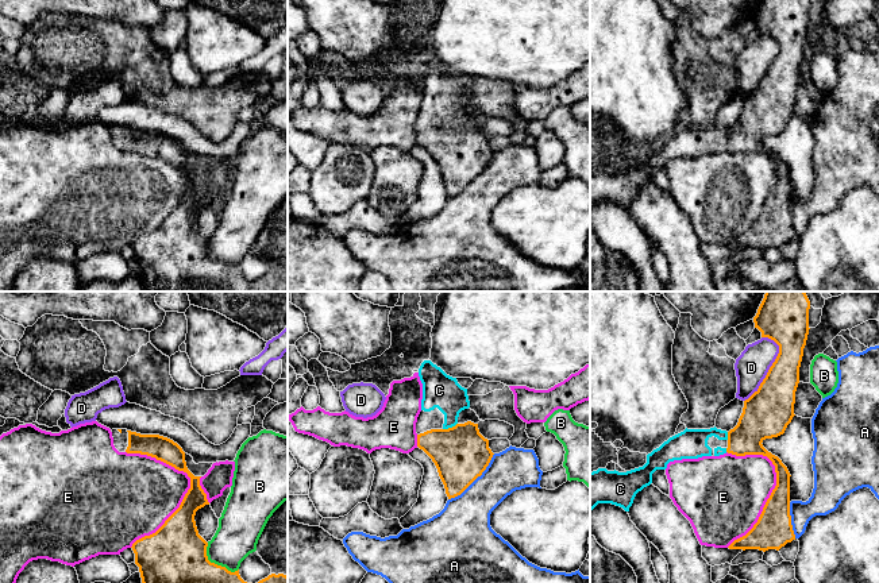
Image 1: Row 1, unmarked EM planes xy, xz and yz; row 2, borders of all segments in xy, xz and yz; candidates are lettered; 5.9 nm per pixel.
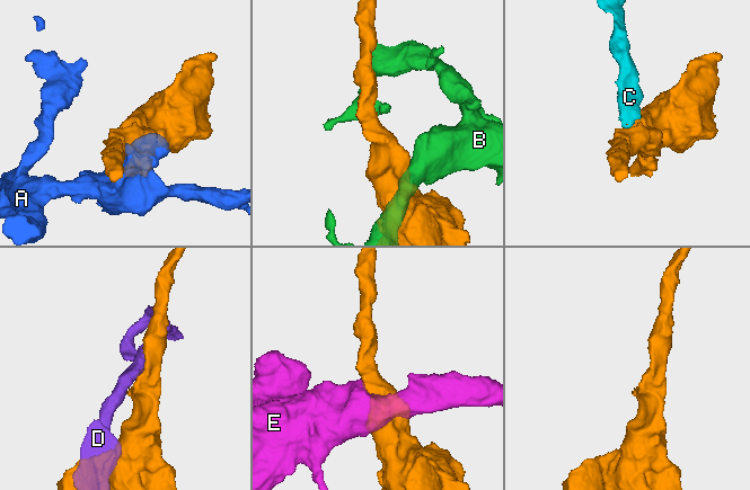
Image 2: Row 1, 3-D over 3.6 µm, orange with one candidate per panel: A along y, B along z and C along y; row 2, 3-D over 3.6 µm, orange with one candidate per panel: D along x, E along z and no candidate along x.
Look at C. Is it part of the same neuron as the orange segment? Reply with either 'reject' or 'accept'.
accept

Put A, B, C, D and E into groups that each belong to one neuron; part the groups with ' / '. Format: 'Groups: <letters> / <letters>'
Groups: A / B / C / D / E

